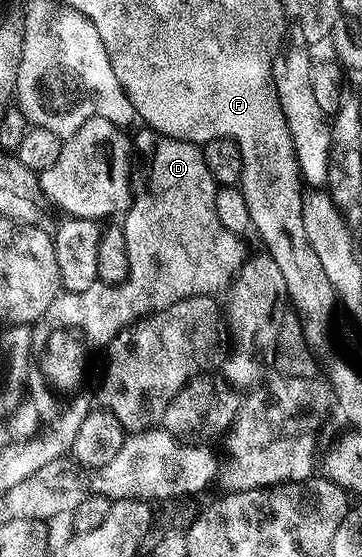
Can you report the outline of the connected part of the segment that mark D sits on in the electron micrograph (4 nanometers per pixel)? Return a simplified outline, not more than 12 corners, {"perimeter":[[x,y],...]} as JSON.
{"perimeter":[[151,130],[123,213],[128,277],[61,291],[95,357],[129,326],[227,289],[244,244],[188,140]]}

